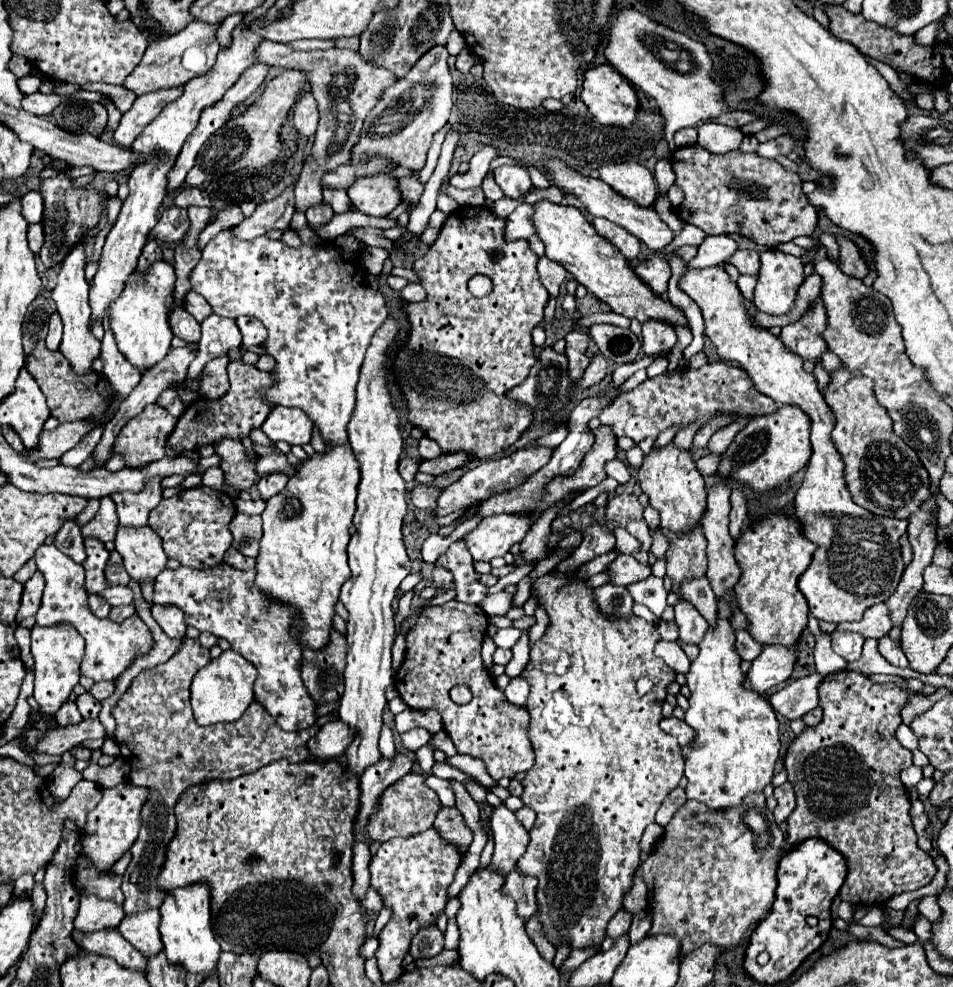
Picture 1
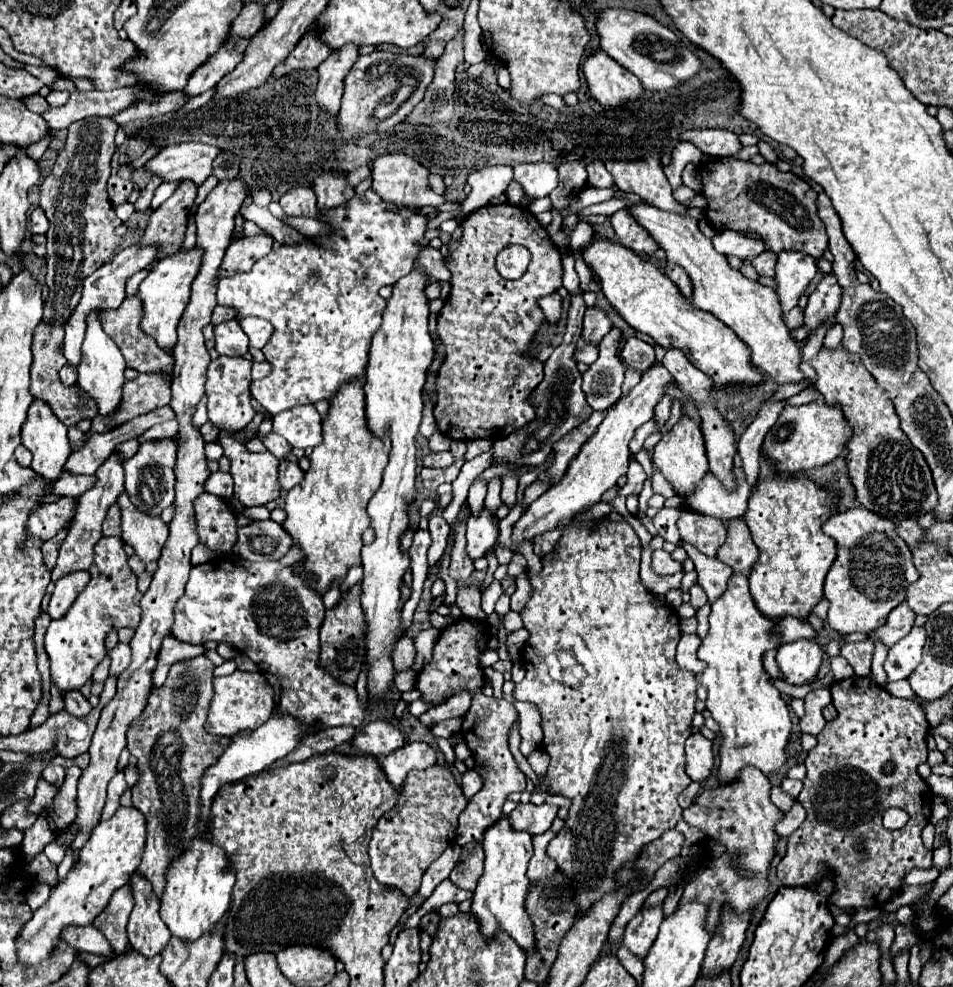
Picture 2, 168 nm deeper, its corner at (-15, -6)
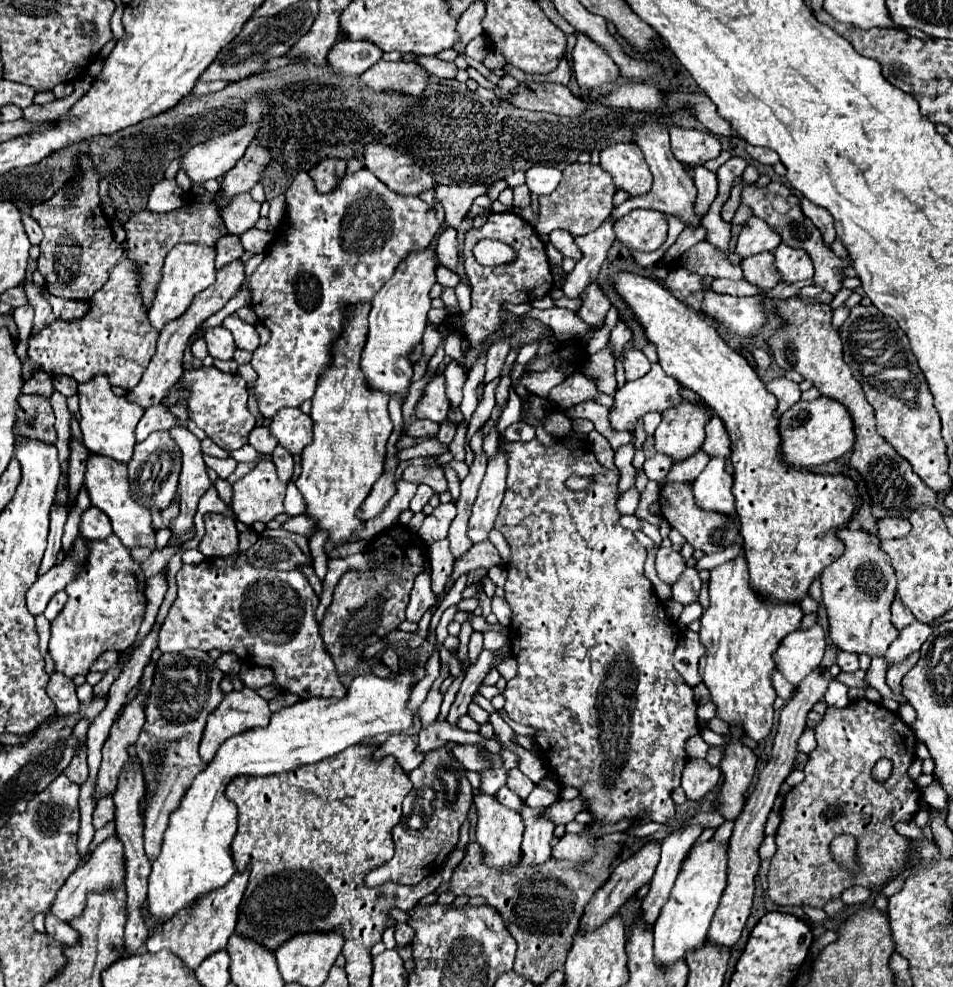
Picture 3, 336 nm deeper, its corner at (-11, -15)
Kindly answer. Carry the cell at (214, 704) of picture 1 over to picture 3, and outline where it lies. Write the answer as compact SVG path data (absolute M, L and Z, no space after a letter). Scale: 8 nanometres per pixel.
M245 687L243 691L231 691L225 695L225 699L221 701L221 705L213 711L213 715L209 717L207 725L205 725L205 733L203 733L203 739L201 739L201 747L199 747L199 753L201 753L201 759L205 763L209 763L217 749L231 737L231 735L237 735L237 733L243 733L243 731L249 731L253 727L263 727L269 723L269 717L271 717L271 711L269 711L269 705L267 701L257 695L257 691Z

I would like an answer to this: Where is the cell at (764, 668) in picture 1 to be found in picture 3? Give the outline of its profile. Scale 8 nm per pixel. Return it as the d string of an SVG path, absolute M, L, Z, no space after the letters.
M819 623L785 635L775 653L777 671L781 671L783 677L793 685L801 683L815 667L819 667L827 645L825 639L825 631Z

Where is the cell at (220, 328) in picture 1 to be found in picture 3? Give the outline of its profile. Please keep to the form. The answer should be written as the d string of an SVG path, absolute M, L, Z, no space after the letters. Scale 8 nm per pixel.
M209 327L203 333L203 339L213 359L231 359L237 349L233 343L233 335L225 327Z

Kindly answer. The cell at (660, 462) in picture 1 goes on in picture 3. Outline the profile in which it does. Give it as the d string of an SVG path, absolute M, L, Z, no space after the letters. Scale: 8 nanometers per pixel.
M681 401L663 411L663 419L655 431L655 449L681 461L691 457L705 439L705 425L713 411L705 403Z

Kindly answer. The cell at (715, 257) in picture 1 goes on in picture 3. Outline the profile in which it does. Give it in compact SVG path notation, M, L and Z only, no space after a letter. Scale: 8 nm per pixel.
M751 217L739 233L735 253L739 257L749 257L763 251L775 251L779 243L781 243L781 235L777 235L763 219Z

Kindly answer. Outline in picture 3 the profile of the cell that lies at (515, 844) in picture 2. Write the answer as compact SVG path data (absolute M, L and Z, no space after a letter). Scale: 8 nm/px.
M477 791L473 801L477 809L477 841L483 849L485 863L493 867L503 867L503 869L515 867L521 861L521 835L523 835L521 815L501 805L495 795L487 795L483 791Z

